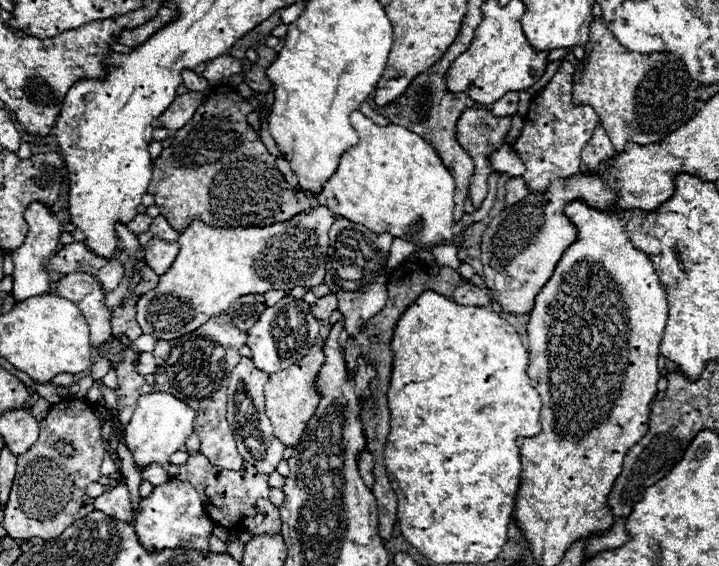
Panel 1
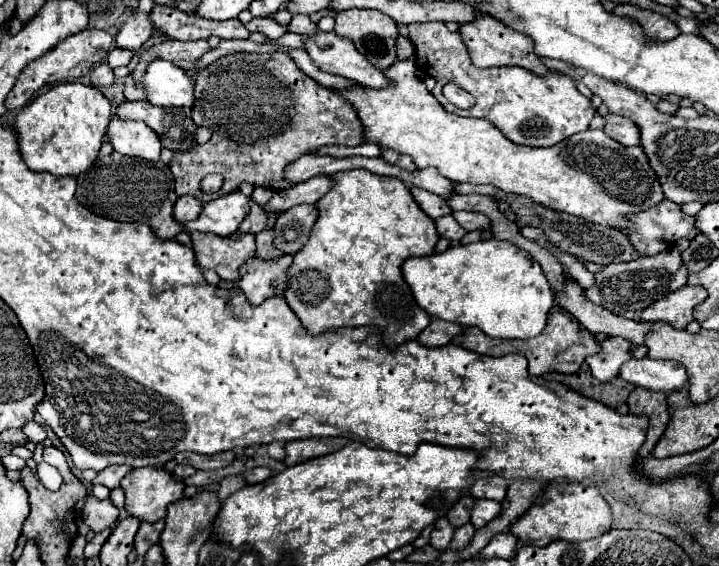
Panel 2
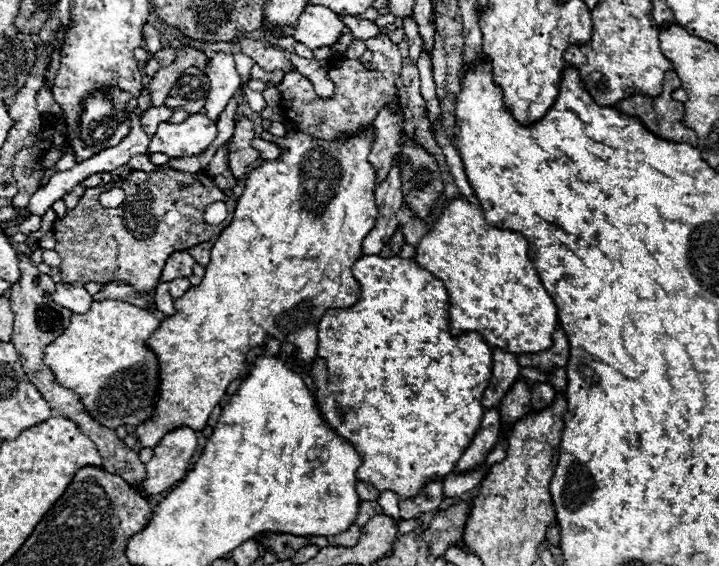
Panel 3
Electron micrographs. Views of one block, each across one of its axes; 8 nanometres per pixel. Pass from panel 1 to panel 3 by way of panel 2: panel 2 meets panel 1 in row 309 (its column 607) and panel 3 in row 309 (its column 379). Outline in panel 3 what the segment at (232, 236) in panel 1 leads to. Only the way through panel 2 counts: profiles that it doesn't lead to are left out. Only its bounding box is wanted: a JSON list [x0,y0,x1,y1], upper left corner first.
[44,300,160,430]

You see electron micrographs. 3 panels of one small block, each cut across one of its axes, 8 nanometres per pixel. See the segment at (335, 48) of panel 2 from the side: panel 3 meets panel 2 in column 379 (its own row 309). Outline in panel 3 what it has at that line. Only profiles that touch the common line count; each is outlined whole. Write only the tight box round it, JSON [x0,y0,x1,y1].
[52,282,92,314]

